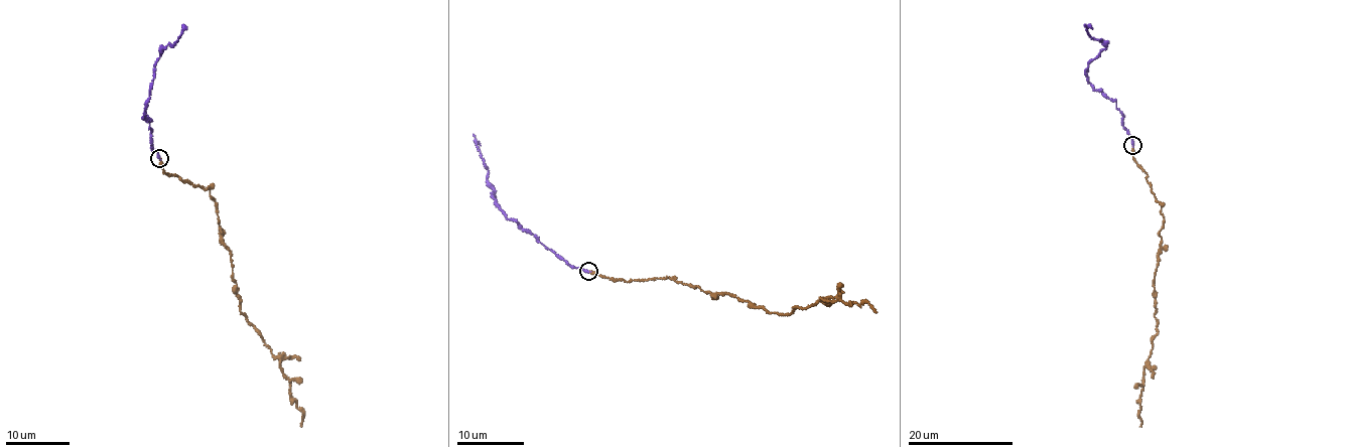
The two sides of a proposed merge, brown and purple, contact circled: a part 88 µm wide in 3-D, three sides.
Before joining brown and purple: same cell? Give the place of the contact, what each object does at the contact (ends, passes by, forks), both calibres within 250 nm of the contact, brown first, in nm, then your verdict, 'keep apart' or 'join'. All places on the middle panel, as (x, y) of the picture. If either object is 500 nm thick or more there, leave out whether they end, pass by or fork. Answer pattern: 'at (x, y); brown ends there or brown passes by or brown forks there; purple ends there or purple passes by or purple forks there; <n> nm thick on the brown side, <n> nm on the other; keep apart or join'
at (588, 271); brown ends there; purple ends there; 200 nm thick on the brown side, 200 nm on the other; join

